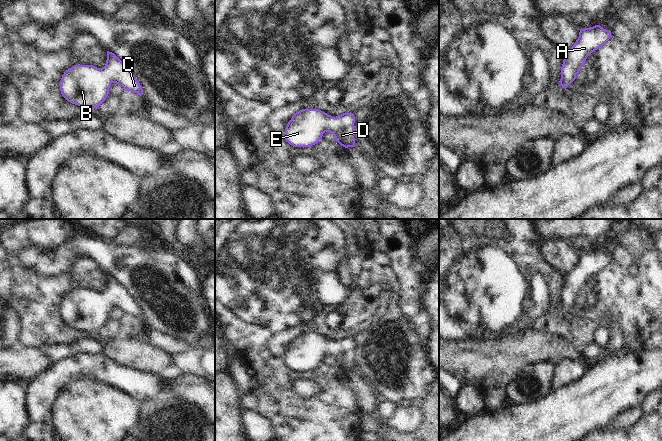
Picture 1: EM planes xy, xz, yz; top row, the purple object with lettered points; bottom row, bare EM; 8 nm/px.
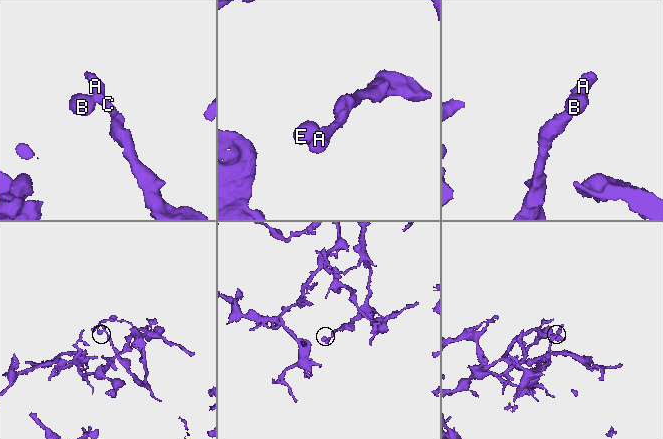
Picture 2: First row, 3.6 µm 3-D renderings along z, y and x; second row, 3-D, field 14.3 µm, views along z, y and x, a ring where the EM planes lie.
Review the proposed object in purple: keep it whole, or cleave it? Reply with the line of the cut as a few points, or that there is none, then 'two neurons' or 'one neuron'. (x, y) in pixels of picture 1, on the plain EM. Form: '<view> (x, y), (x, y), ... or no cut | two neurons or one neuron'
no cut | one neuron

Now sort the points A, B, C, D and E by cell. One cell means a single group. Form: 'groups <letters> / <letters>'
groups A B C D E

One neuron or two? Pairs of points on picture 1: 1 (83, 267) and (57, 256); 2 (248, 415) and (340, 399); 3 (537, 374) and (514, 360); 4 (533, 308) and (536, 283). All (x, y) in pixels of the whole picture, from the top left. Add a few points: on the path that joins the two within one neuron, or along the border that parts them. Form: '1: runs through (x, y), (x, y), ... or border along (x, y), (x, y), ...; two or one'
1: border along (98, 263), (81, 256), (69, 269), (54, 276); two
2: border along (256, 409), (270, 422), (274, 430); two
3: border along (550, 362), (537, 361), (530, 364), (509, 382); two
4: runs through (536, 302), (536, 289); one

